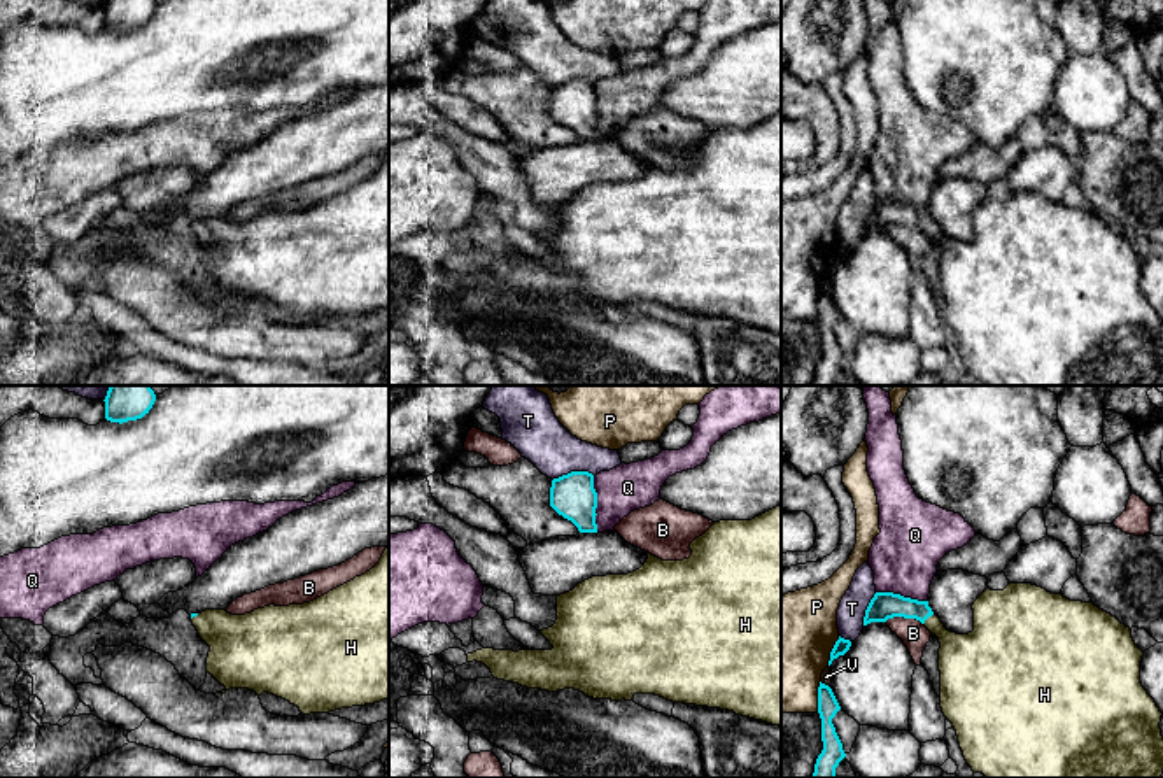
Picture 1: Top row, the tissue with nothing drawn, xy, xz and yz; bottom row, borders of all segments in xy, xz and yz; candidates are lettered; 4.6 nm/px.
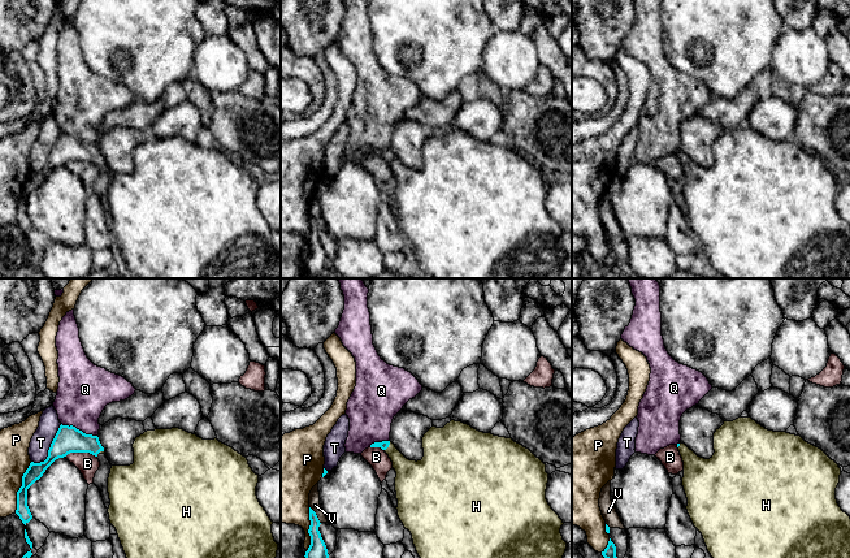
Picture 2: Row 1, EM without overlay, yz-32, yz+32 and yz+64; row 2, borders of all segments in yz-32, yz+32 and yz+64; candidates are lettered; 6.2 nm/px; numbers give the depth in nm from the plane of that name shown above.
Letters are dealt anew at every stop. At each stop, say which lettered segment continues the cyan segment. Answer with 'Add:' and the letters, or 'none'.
Add: H

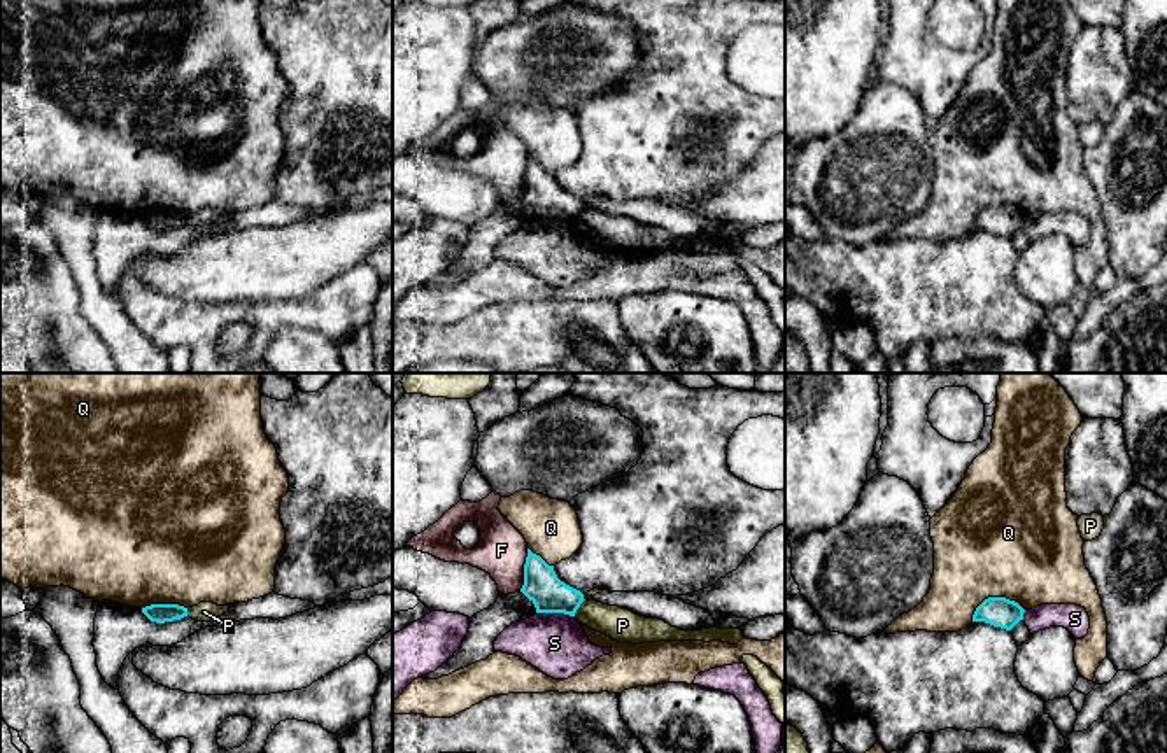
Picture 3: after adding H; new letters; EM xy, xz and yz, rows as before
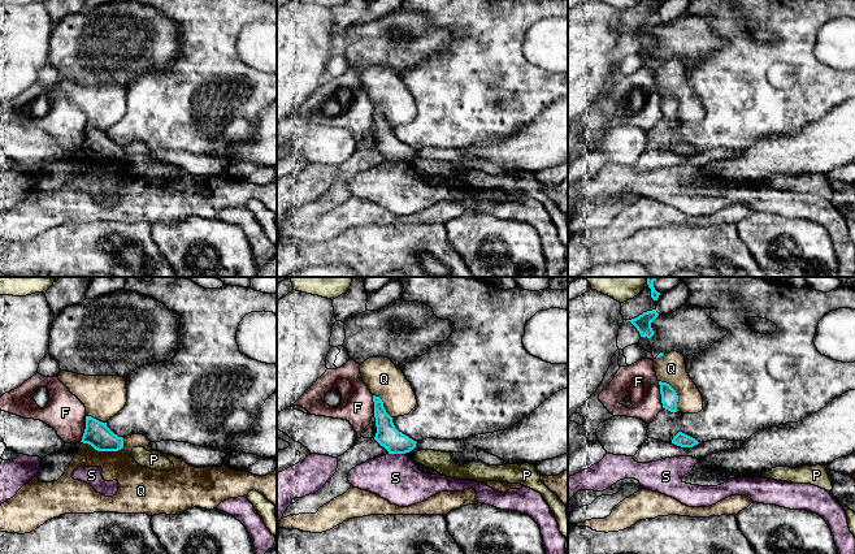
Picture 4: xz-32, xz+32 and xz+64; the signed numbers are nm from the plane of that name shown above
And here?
Add: none

